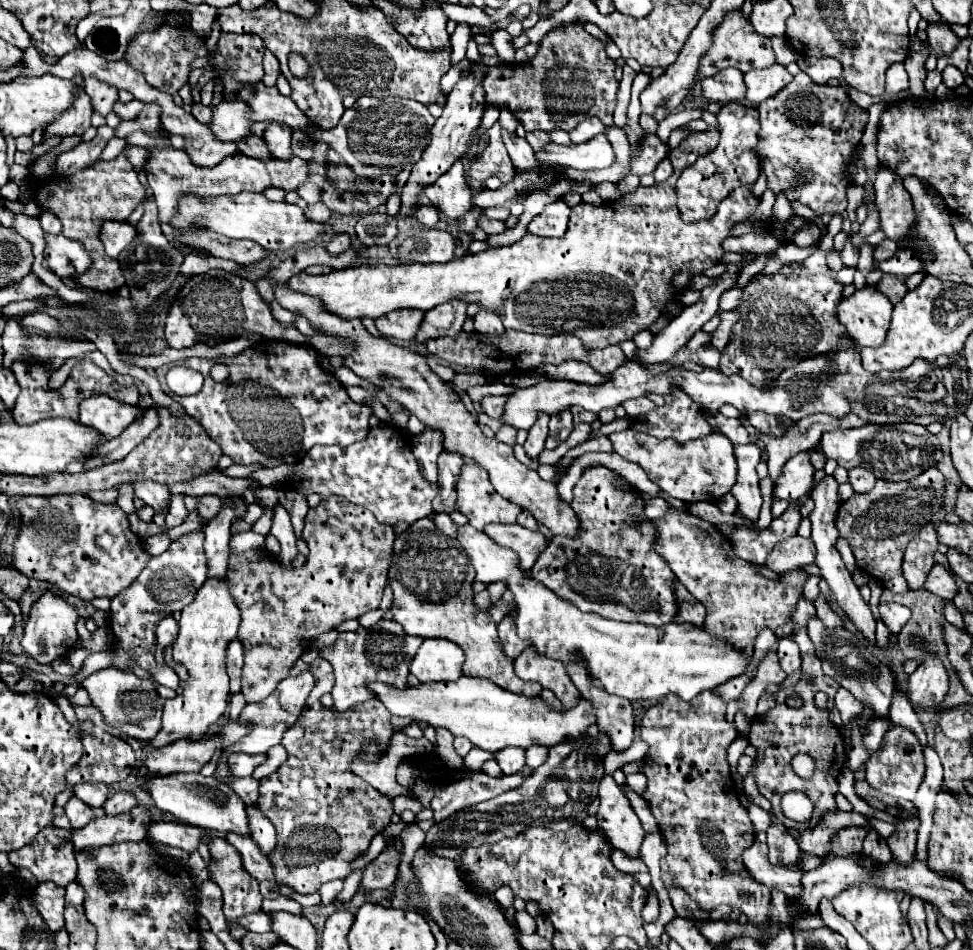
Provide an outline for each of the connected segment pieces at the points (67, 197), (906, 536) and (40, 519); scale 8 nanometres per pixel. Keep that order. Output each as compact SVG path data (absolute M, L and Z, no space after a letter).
M117 155L111 161L99 161L89 169L79 171L77 175L69 179L53 179L47 181L37 193L37 199L43 207L53 211L57 219L63 225L63 235L69 239L77 239L85 245L85 249L91 253L91 269L89 273L81 275L77 283L83 287L91 287L103 293L117 291L125 279L119 269L119 263L105 255L103 243L99 241L99 229L105 221L127 221L127 217L133 213L137 205L145 201L145 189L139 183L139 177L133 169L133 165L125 159L125 155Z
M933 467L911 481L891 483L879 479L869 493L853 495L847 503L841 503L837 511L837 529L841 537L851 545L859 569L881 581L885 589L895 593L909 591L901 571L903 551L907 541L919 533L917 529L921 529L925 521L939 525L939 521L945 519L943 489L945 477L939 469Z
M51 495L51 497L21 497L17 501L17 509L15 509L21 525L19 525L19 533L15 537L15 543L13 543L13 565L27 577L31 579L39 579L39 581L47 581L47 583L53 583L57 589L61 589L63 593L69 593L69 595L75 595L83 601L91 601L95 597L109 597L113 599L119 591L127 589L137 577L139 577L139 571L147 565L149 561L149 555L143 551L141 547L141 541L139 537L129 529L129 521L127 521L127 515L123 513L123 509L119 509L117 505L103 505L103 503L97 503L93 501L89 495Z

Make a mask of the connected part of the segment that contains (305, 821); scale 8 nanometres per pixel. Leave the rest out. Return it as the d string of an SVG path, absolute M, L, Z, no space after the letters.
M317 703L317 705L307 705L307 711L303 711L303 715L297 719L295 727L291 727L291 729L283 735L283 743L281 743L281 745L287 749L287 761L285 761L273 775L261 779L261 797L259 797L259 801L257 801L257 807L265 813L265 817L269 817L269 821L271 821L271 823L275 825L275 829L277 829L277 847L273 849L269 861L271 861L271 865L273 865L275 881L277 881L279 887L285 885L285 887L291 887L295 893L309 895L309 893L317 893L319 887L321 887L323 883L331 881L331 879L343 879L343 877L347 877L347 875L351 873L351 863L353 863L359 855L363 855L363 853L367 851L371 839L391 823L391 817L393 817L391 799L385 797L383 793L379 793L377 789L373 789L373 787L361 783L361 779L357 779L357 777L349 771L349 763L351 763L355 757L359 757L357 751L359 751L363 745L367 745L369 741L373 741L373 739L371 739L371 711L367 711L367 703L357 703L357 705L353 705L353 707L347 709L347 711L335 711L335 707L323 707L323 705L319 705L319 703Z

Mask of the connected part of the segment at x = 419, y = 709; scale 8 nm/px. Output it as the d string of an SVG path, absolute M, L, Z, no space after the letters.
M461 675L451 683L421 683L419 687L391 687L387 683L367 683L367 689L375 693L389 709L391 715L411 717L415 721L425 721L429 725L449 729L453 735L467 737L475 747L485 751L501 751L501 743L509 743L505 747L521 747L527 749L531 745L553 747L567 737L579 737L587 727L595 723L595 713L589 701L581 699L577 707L569 711L551 711L541 697L523 697L511 691L501 689L499 685L487 679L475 679Z

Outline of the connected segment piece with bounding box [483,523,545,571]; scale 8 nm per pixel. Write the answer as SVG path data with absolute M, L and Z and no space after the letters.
M491 523L483 531L501 547L515 551L519 555L519 567L523 567L525 571L533 567L533 563L545 549L545 537L539 531L525 529L517 523L511 523L511 525Z

